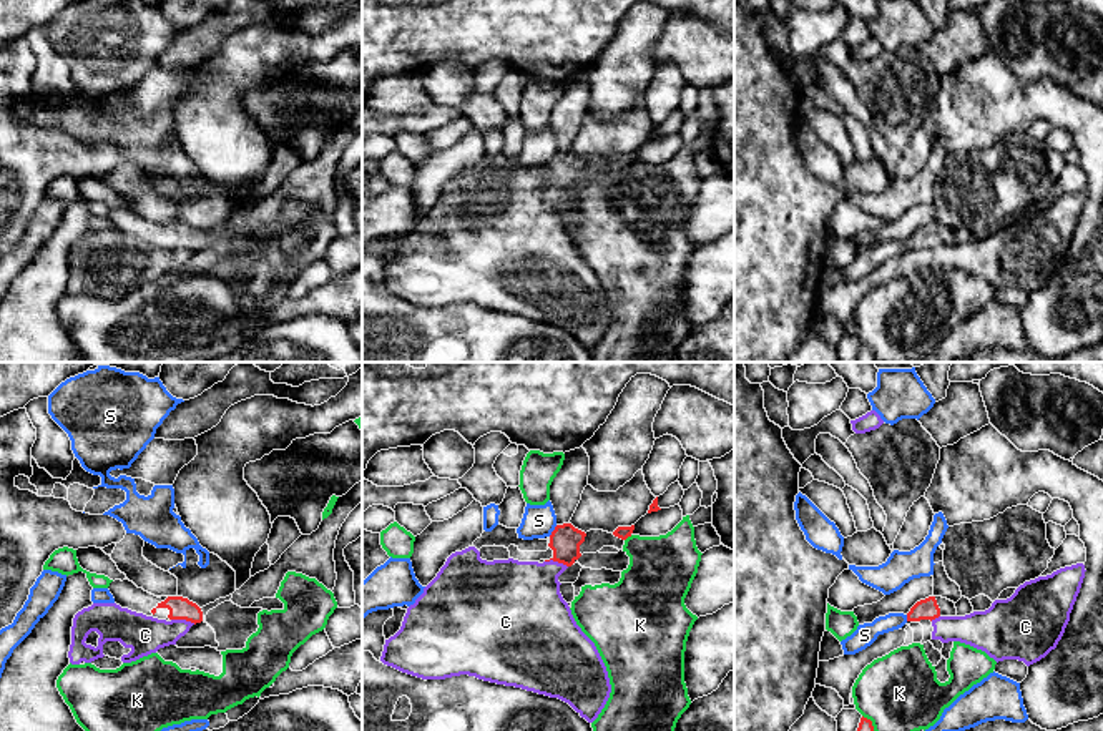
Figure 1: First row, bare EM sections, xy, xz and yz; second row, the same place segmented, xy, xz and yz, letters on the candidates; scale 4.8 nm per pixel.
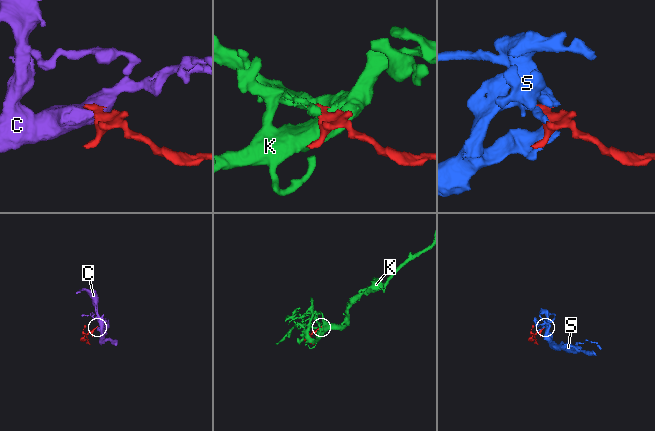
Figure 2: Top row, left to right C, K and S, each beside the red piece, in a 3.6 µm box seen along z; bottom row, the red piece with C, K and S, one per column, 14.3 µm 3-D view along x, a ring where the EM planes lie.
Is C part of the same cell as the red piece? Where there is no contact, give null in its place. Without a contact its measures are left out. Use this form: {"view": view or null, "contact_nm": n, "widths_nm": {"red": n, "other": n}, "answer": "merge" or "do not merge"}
{"view": "xy", "contact_nm": 120, "widths_nm": {"red": 110, "other": 190}, "answer": "do not merge"}

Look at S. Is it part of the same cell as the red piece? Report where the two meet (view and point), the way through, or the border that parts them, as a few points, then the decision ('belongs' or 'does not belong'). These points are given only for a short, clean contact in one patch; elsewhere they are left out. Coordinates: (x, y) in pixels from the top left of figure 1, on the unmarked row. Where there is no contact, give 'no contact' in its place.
meets red in xz at (553, 158); does not belong

